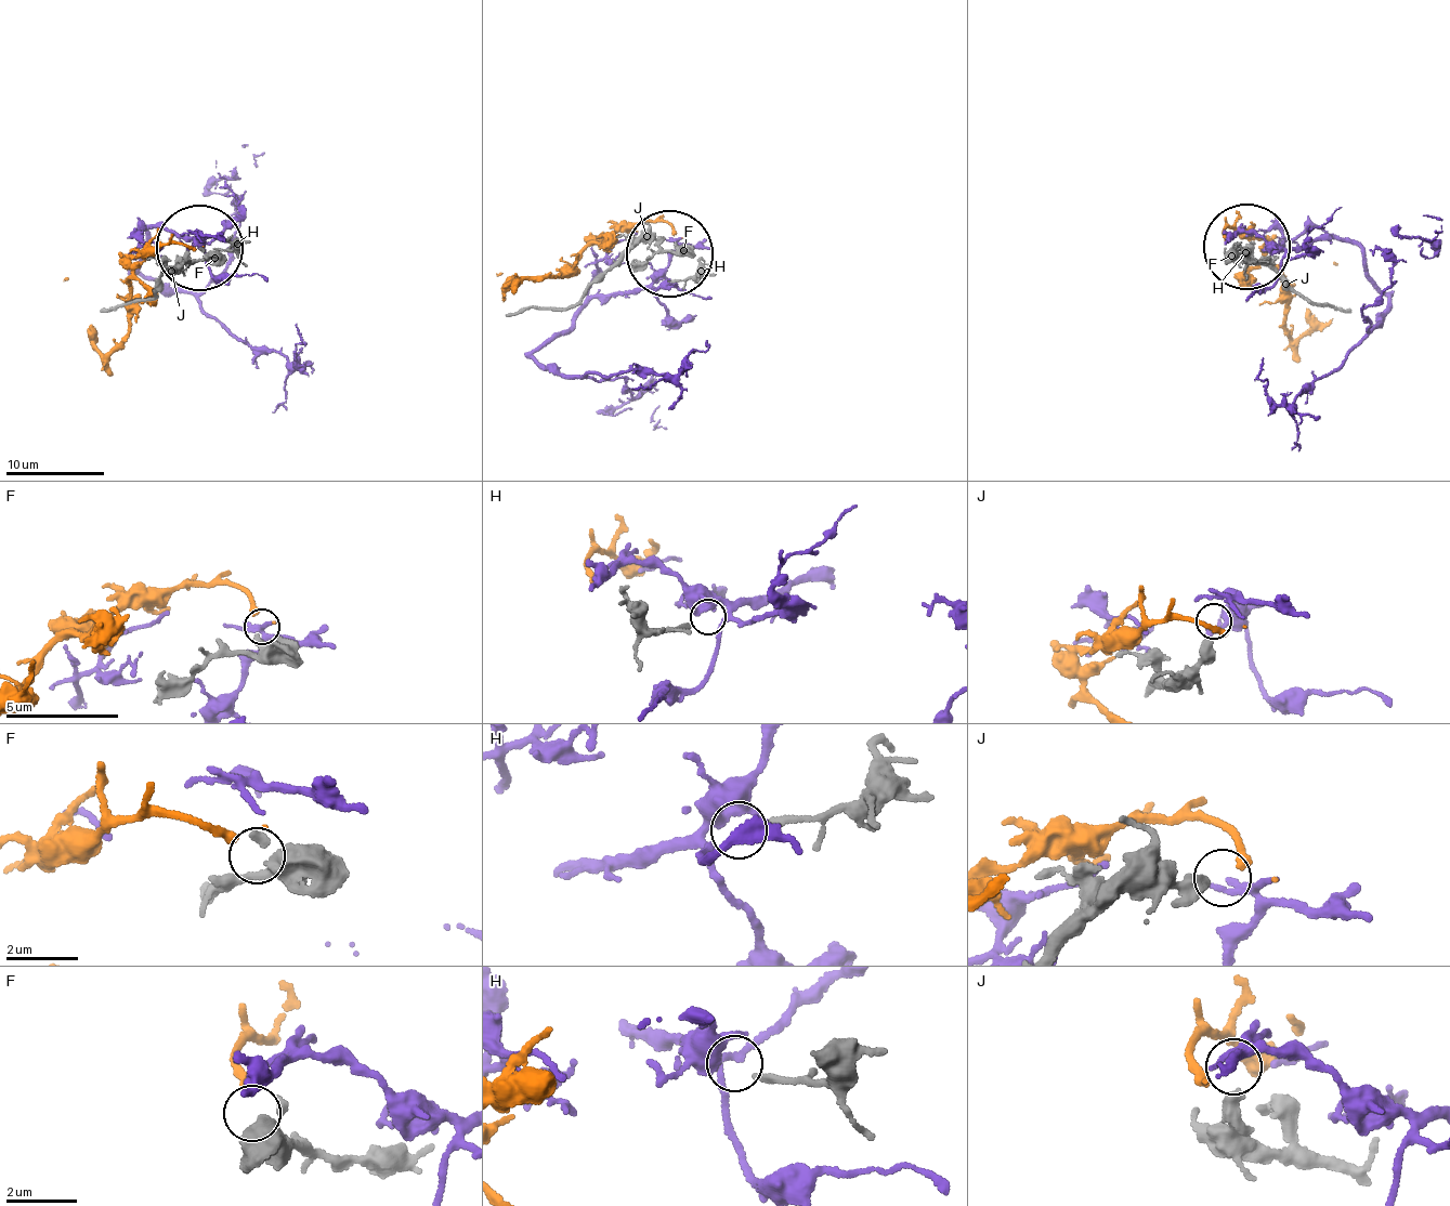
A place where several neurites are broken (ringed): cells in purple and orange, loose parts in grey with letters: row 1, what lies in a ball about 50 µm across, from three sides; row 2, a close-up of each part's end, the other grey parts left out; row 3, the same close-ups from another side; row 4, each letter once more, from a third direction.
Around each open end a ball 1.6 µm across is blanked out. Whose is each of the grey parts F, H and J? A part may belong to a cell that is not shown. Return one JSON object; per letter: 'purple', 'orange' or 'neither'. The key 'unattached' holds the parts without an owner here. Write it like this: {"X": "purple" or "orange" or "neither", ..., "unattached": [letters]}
{"F": "orange", "H": "purple", "J": "neither", "unattached": ["J"]}

